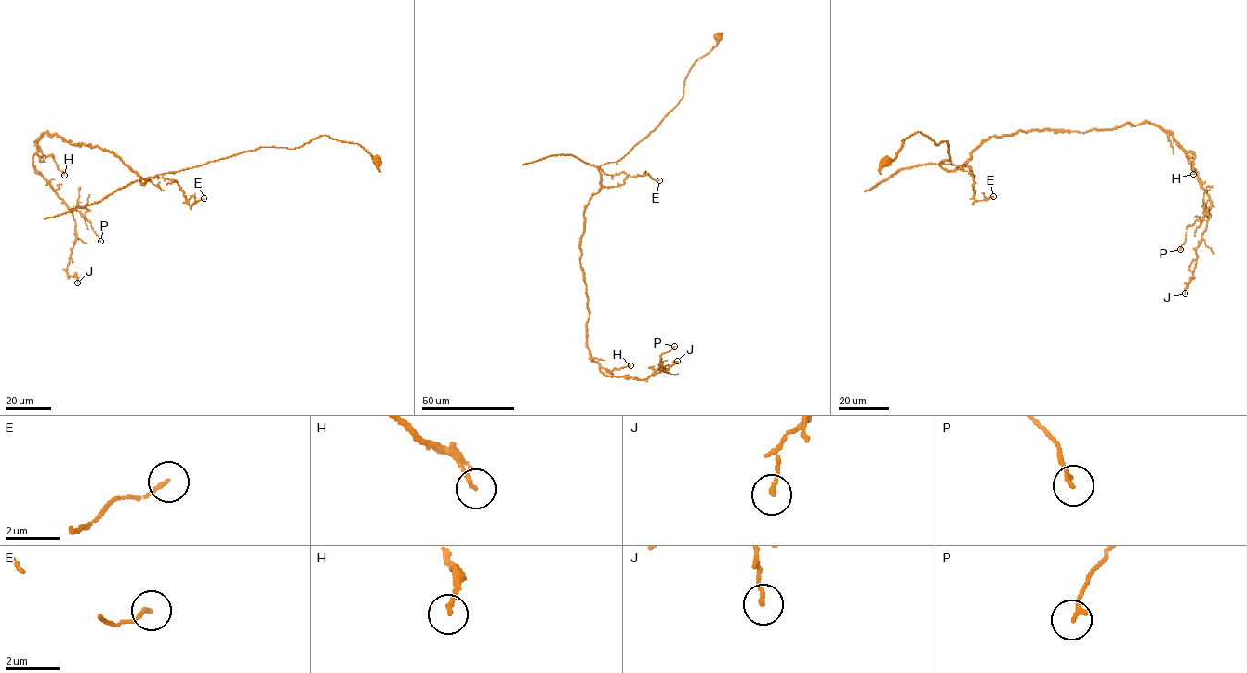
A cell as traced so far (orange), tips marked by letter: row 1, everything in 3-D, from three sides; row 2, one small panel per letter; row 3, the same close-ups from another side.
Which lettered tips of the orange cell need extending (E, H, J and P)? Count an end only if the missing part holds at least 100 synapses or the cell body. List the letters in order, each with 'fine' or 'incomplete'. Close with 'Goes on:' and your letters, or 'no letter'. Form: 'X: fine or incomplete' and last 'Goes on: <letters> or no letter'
E: fine
H: fine
J: fine
P: fine
Goes on: no letter

